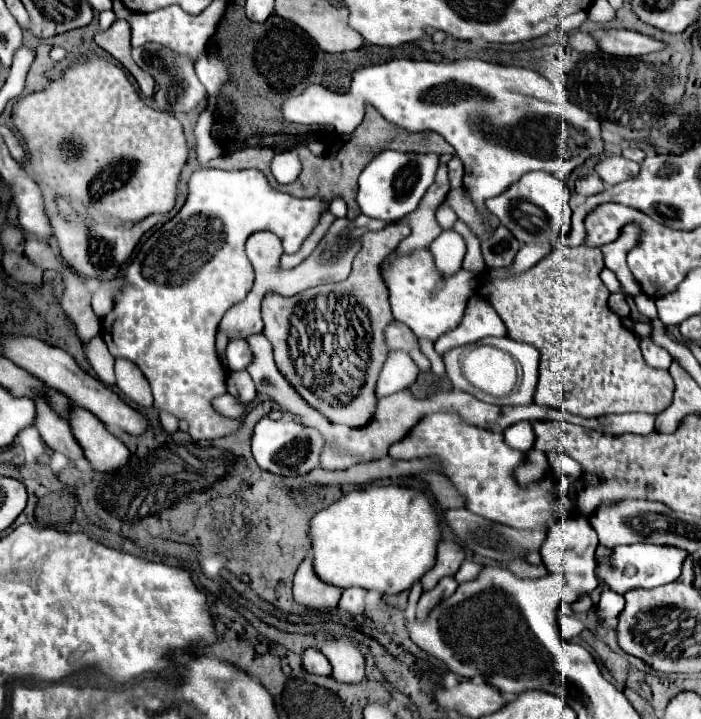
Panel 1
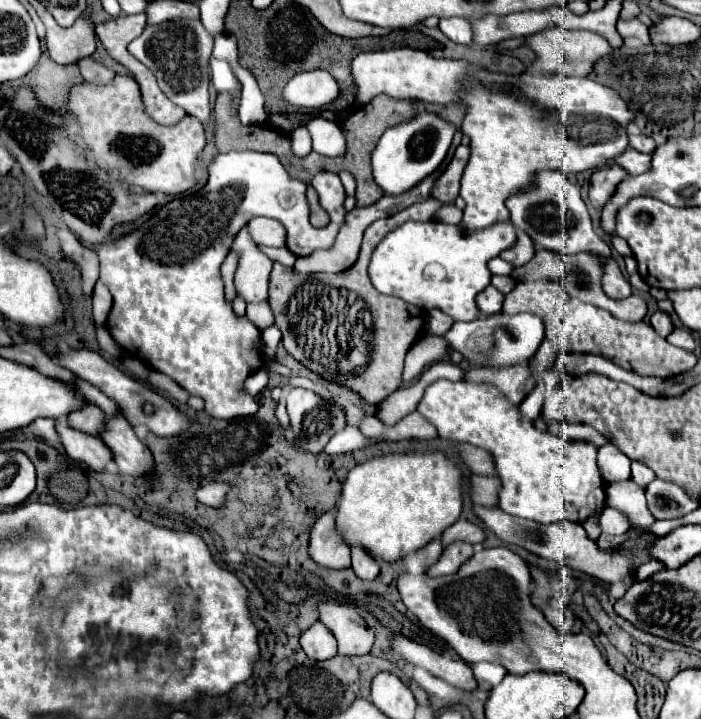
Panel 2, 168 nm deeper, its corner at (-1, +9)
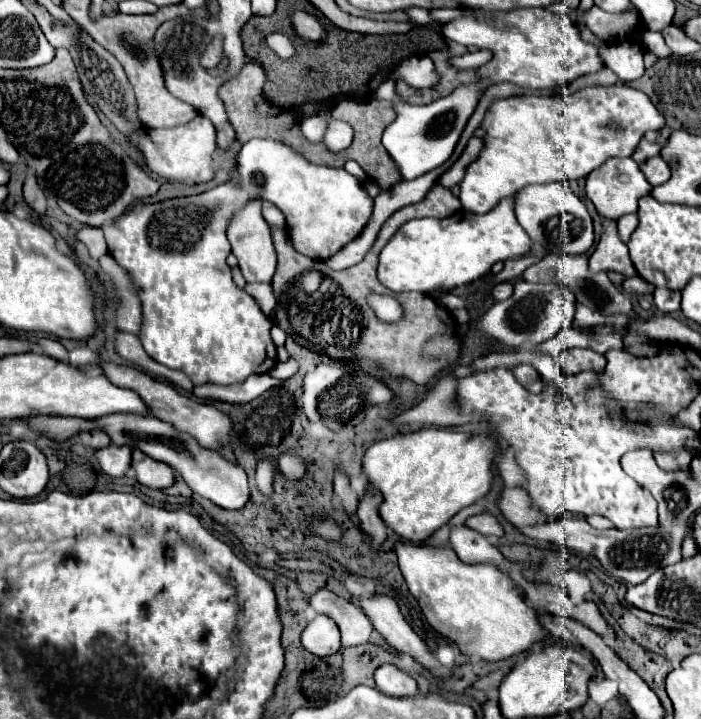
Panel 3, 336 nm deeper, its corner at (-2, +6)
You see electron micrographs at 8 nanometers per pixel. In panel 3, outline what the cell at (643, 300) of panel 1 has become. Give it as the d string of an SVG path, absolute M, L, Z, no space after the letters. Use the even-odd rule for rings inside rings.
M628 213L628 215L622 215L620 221L618 221L618 229L622 233L622 241L628 241L632 229L638 225L638 215L636 213Z

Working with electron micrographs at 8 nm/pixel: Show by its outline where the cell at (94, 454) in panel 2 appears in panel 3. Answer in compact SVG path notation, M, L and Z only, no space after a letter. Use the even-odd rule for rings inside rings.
M110 445L108 449L100 449L94 453L102 471L110 477L124 477L132 465L132 449Z

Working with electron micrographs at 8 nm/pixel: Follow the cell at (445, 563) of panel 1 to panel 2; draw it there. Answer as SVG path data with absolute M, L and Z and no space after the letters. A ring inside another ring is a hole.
M457 520L453 526L449 526L443 536L441 536L441 544L443 548L447 548L453 542L469 542L469 544L481 544L485 540L485 534L479 526L467 522L467 520Z

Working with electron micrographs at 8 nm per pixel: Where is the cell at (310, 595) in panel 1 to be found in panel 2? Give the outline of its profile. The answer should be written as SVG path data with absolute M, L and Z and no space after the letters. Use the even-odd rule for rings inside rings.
M333 510L321 516L313 526L309 540L309 558L327 570L343 570L351 566L349 546L345 546L335 532Z

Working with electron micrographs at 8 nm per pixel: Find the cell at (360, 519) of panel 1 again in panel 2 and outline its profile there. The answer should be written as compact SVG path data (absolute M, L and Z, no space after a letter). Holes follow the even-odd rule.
M441 452L379 456L355 466L347 474L335 506L335 530L349 548L359 546L377 562L397 562L417 552L425 544L441 538L443 530L457 522L461 504L461 470Z

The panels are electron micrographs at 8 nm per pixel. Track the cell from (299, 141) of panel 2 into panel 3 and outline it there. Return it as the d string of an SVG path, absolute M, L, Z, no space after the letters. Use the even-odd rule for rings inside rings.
M312 115L302 121L302 133L312 143L322 141L326 129L328 129L328 115Z

